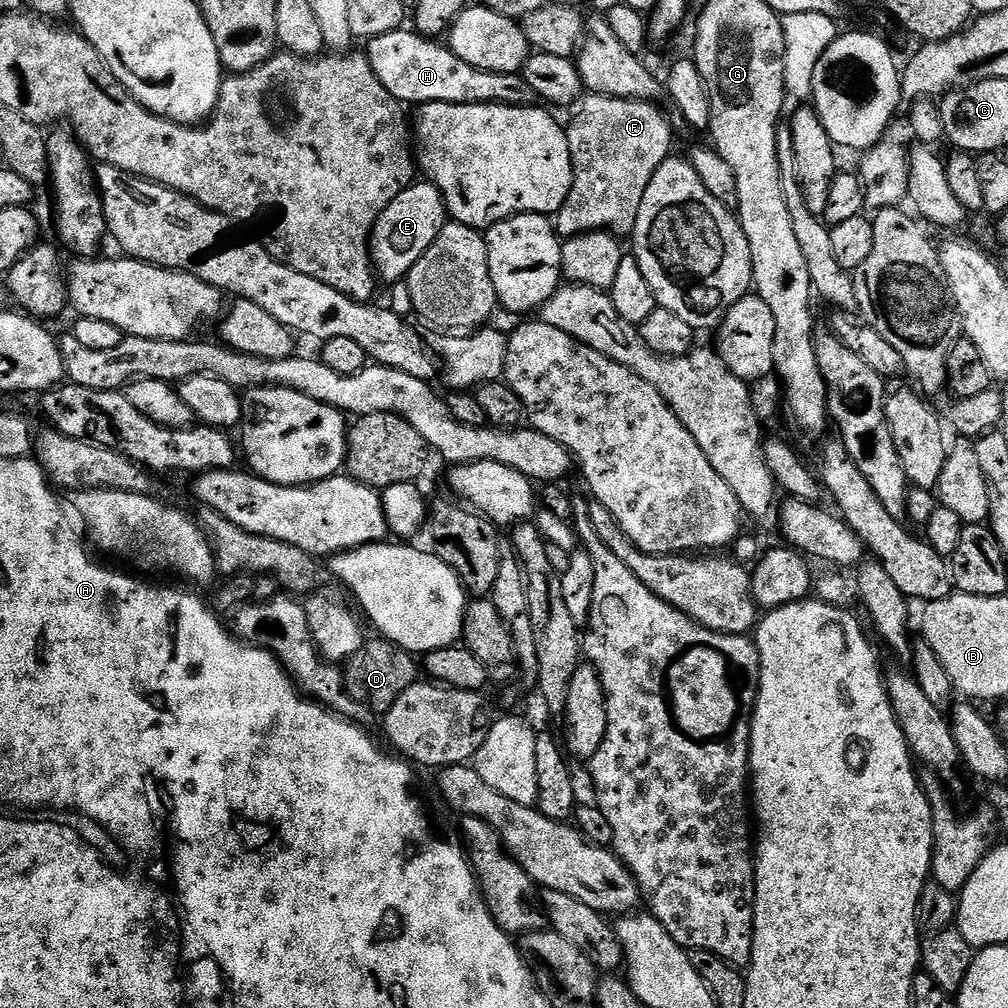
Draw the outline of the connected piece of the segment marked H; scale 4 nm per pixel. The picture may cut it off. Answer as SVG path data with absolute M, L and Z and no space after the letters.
M415 30L378 34L378 38L367 41L366 55L374 74L378 74L378 82L382 82L382 86L386 86L386 90L390 90L390 94L394 94L394 98L405 106L419 106L434 102L532 106L538 100L523 75L507 76L497 72L478 70L462 62L462 58L454 55L443 43L422 36Z

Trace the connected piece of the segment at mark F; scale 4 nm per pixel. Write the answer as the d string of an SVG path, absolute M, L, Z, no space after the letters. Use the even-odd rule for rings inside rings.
M595 94L583 97L582 103L575 109L577 112L572 125L569 123L566 128L572 159L572 189L554 216L554 227L561 237L605 231L624 238L636 228L638 210L642 206L646 186L650 186L650 178L654 178L654 170L673 155L674 129L669 117L663 116L656 108L659 107L650 100L627 100Z

